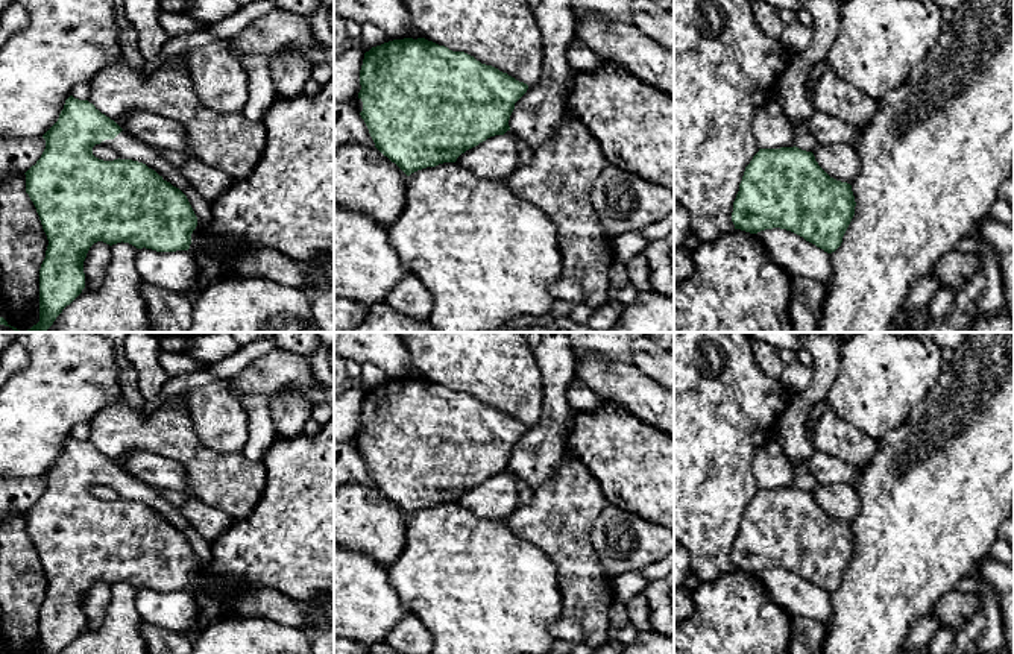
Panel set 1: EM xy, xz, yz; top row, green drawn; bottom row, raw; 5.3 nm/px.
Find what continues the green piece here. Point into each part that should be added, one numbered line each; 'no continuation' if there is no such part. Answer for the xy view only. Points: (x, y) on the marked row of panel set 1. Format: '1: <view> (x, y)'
1: xy (128, 147)

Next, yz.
1: yz (840, 161)

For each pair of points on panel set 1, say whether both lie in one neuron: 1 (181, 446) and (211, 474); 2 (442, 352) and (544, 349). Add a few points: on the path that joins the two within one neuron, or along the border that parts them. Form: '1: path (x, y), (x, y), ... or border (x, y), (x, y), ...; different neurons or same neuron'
1: path (188, 451), (204, 466); same neuron
2: border (532, 348), (544, 383); different neurons

